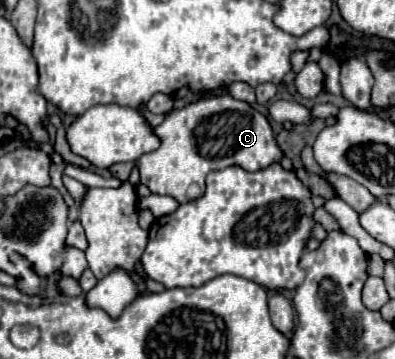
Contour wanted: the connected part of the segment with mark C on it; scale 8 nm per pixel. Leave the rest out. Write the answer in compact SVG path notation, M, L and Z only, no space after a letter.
M228 92L168 112L154 132L160 138L160 148L140 156L140 184L148 186L152 194L166 194L178 202L186 202L186 190L190 184L204 188L204 178L210 170L222 170L236 164L248 172L256 172L282 158L282 150L274 140L266 116Z

